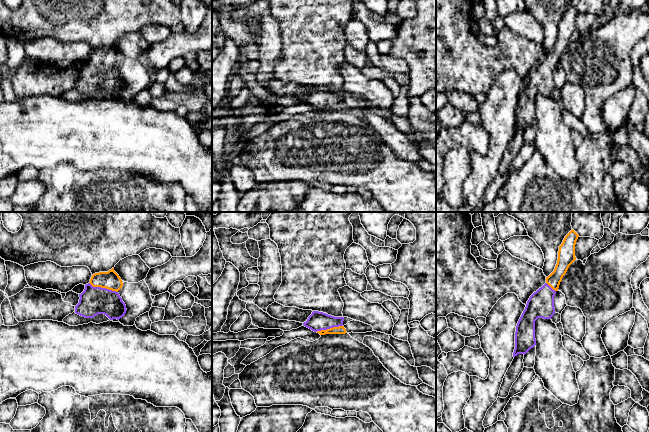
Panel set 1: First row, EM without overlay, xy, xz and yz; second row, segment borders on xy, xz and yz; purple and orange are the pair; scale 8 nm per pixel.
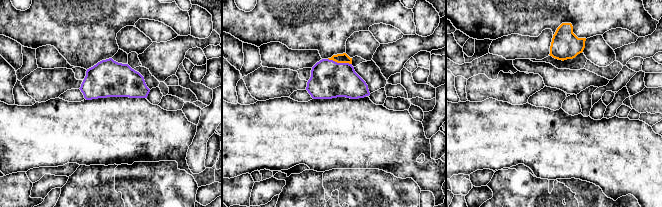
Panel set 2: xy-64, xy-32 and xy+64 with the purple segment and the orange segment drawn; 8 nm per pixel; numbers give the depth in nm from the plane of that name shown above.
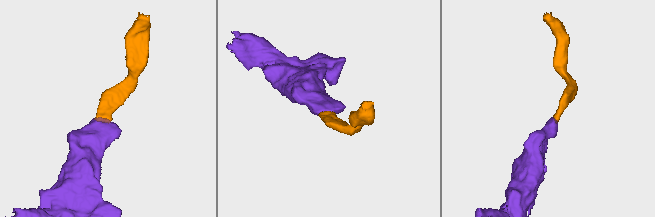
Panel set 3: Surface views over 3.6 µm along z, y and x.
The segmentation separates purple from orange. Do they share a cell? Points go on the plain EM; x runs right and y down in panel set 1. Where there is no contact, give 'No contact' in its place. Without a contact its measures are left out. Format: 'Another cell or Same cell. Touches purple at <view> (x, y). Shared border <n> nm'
Same cell. Touches purple at xy (103, 64). Shared border 240 nm

